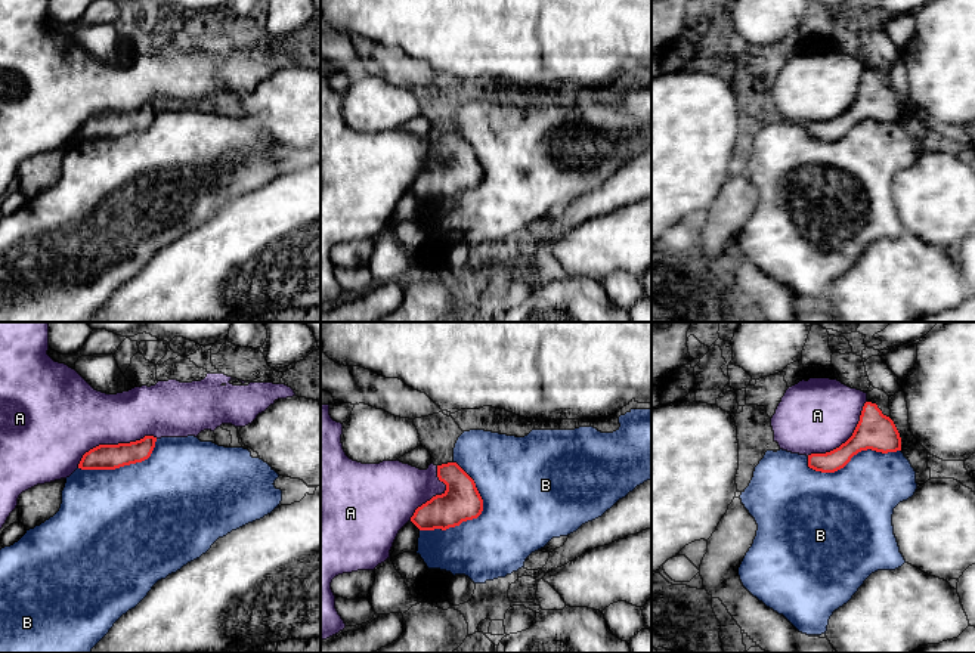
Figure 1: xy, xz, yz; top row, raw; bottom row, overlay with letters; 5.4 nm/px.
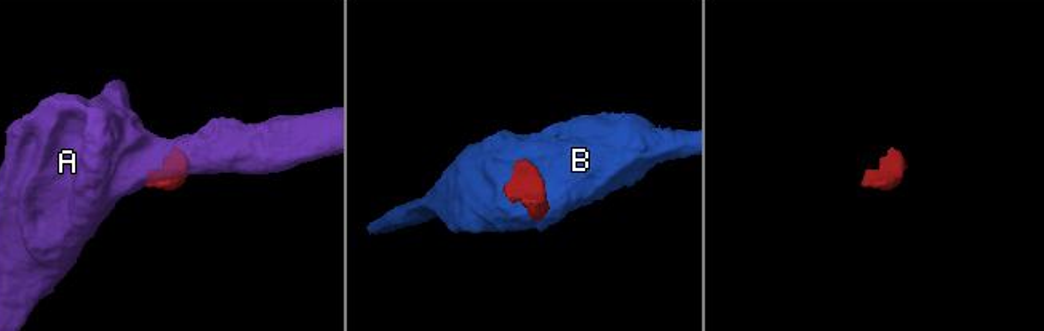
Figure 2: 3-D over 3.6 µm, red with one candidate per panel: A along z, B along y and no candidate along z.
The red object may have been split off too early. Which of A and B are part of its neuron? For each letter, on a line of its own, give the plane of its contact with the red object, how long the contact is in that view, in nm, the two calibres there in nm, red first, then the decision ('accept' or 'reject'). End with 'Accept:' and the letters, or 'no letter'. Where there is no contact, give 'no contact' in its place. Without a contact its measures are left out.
A: xy | 460 nm | 140/360 nm | reject
B: xz | 440 nm | 220/420 nm | reject
Accept: no letter

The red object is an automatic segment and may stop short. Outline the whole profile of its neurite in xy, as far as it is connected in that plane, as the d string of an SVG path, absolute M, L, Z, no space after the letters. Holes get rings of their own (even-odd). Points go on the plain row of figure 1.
M145 105L140 109L118 114L99 114L86 121L78 133L81 139L115 139L148 129L155 117L157 106Z

